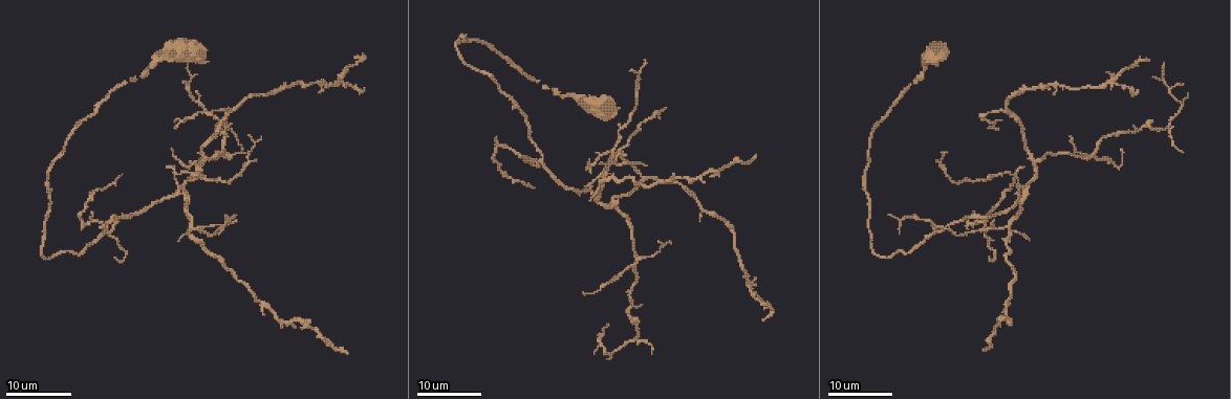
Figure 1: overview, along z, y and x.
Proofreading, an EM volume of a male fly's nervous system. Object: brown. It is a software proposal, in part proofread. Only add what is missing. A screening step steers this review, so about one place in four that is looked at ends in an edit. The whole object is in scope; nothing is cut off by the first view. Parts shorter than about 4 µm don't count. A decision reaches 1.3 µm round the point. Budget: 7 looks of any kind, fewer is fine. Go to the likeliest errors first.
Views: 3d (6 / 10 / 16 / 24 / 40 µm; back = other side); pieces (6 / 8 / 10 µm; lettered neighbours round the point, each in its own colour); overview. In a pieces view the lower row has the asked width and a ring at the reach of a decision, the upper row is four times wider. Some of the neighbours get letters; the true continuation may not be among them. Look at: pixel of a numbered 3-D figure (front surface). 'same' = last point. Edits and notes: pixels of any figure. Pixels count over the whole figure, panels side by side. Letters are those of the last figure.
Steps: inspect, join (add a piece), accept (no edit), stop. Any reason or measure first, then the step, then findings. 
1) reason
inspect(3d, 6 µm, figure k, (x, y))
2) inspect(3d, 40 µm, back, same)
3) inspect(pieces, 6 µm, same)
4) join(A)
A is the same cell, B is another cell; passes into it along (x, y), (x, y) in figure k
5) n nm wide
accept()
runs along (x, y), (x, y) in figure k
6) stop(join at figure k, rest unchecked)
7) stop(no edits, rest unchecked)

long arm stops here
inspect(3d, 16 µm, figure 1, (754, 157))

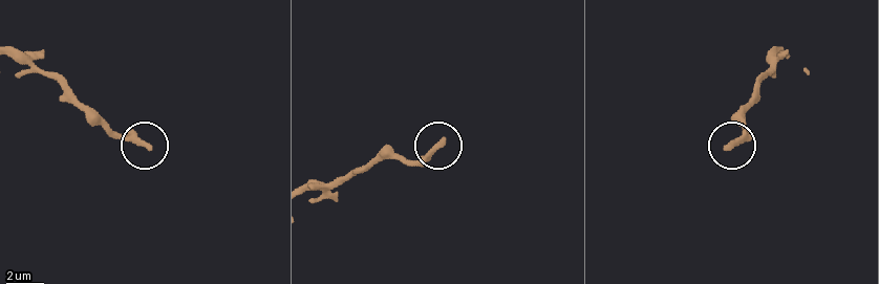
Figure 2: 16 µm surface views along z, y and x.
see the neighbours
inspect(pieces, 10 µm, figure 2, (147, 145))

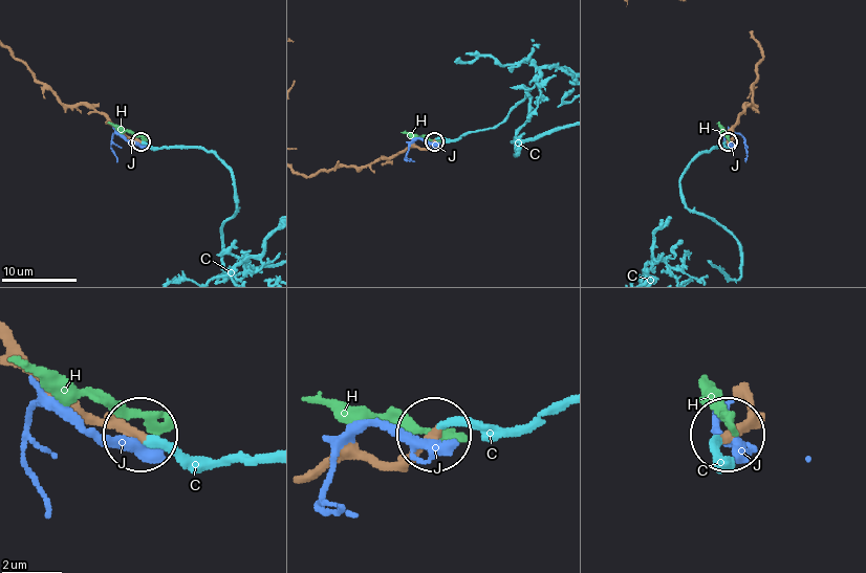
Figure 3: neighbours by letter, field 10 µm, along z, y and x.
join(C)
C is the same cell, H and J are other cells; passes into it along (734, 131), (727, 147), (711, 147), (691, 163), (679, 191) in figure 3; the neuron continues

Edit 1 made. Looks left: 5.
inspect(overview)

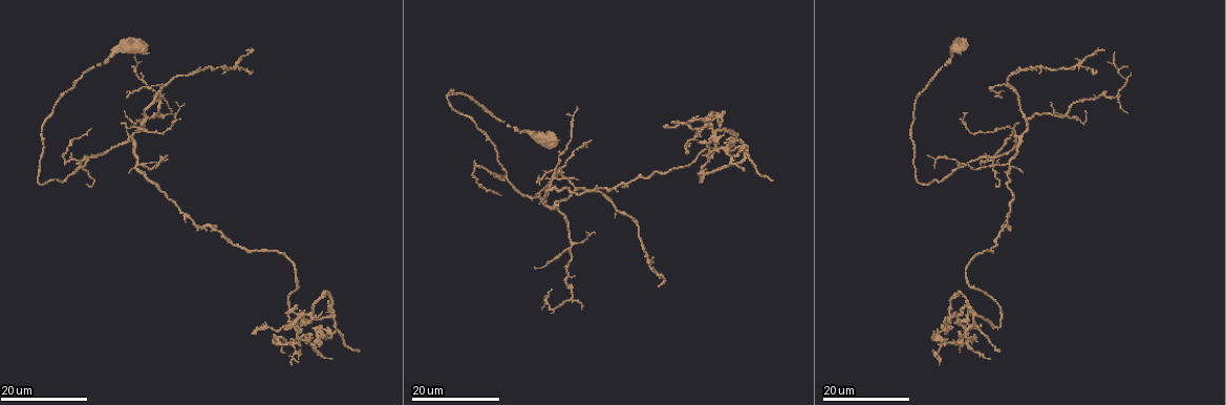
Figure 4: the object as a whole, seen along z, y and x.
thin end
inspect(3d, 24 µm, figure 4, (657, 286))

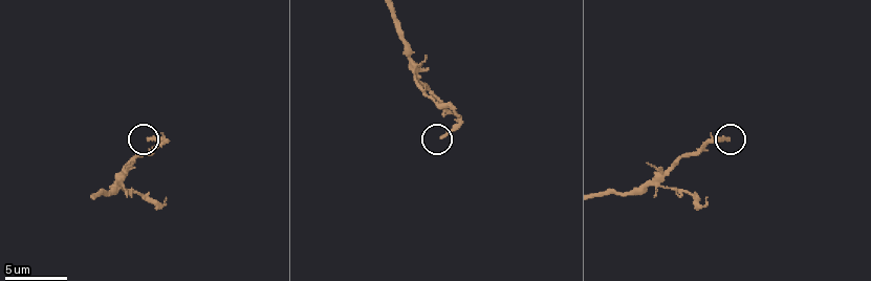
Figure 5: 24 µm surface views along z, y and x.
inspect(pieces, 8 µm, figure 5, (150, 140))

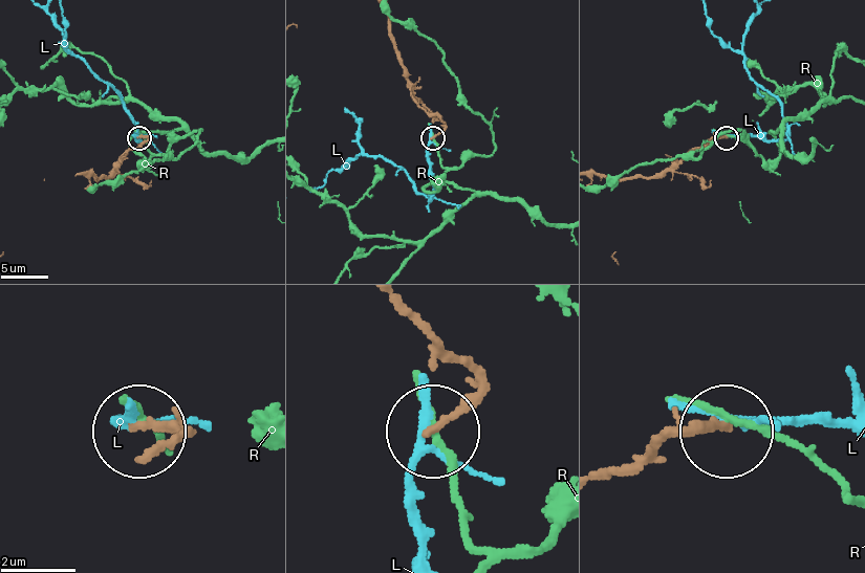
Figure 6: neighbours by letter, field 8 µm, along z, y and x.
180 nm wide
accept()
L and R are other cells; runs along (602, 481), (676, 437), (723, 434) in figure 6; none of them fits

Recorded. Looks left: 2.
inspect(3d, 16 µm, figure 4, (691, 142))

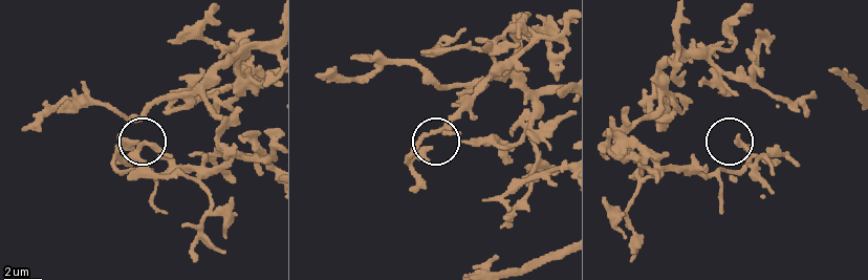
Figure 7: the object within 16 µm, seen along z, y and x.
inspect(pieces, 10 µm, figure 7, (136, 142))

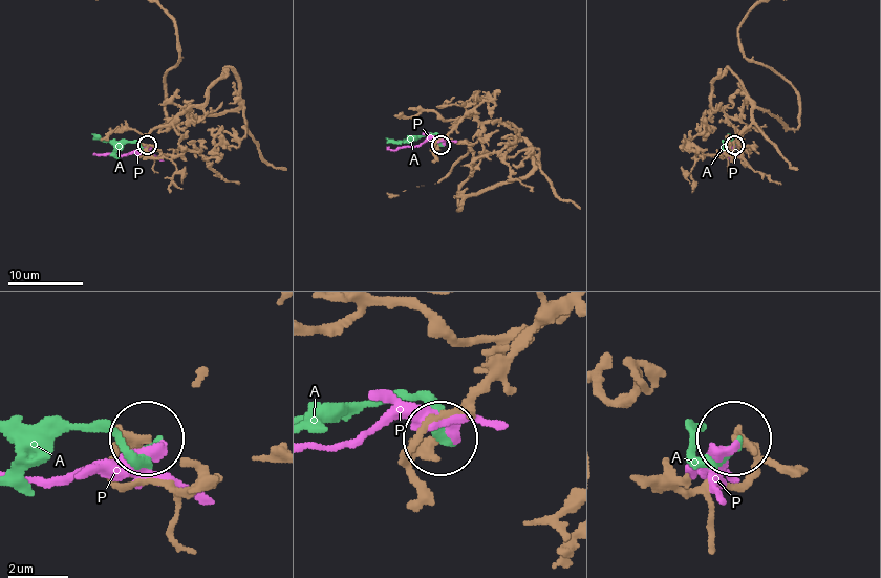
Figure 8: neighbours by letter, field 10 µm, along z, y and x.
accept()
A and P are other cells; runs along (551, 311), (424, 430), (408, 458), (436, 441) in figure 8; none of them fits

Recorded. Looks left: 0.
stop(join at figure 3, rest unchecked)

